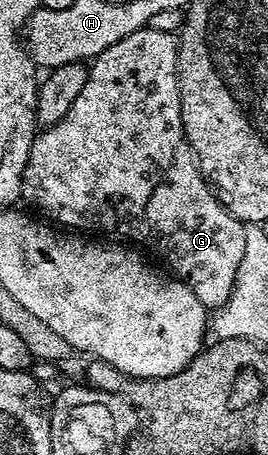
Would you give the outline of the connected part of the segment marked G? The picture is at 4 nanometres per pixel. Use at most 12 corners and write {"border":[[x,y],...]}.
{"border":[[178,36],[88,64],[21,193],[158,255],[205,308],[245,224],[185,136]]}

